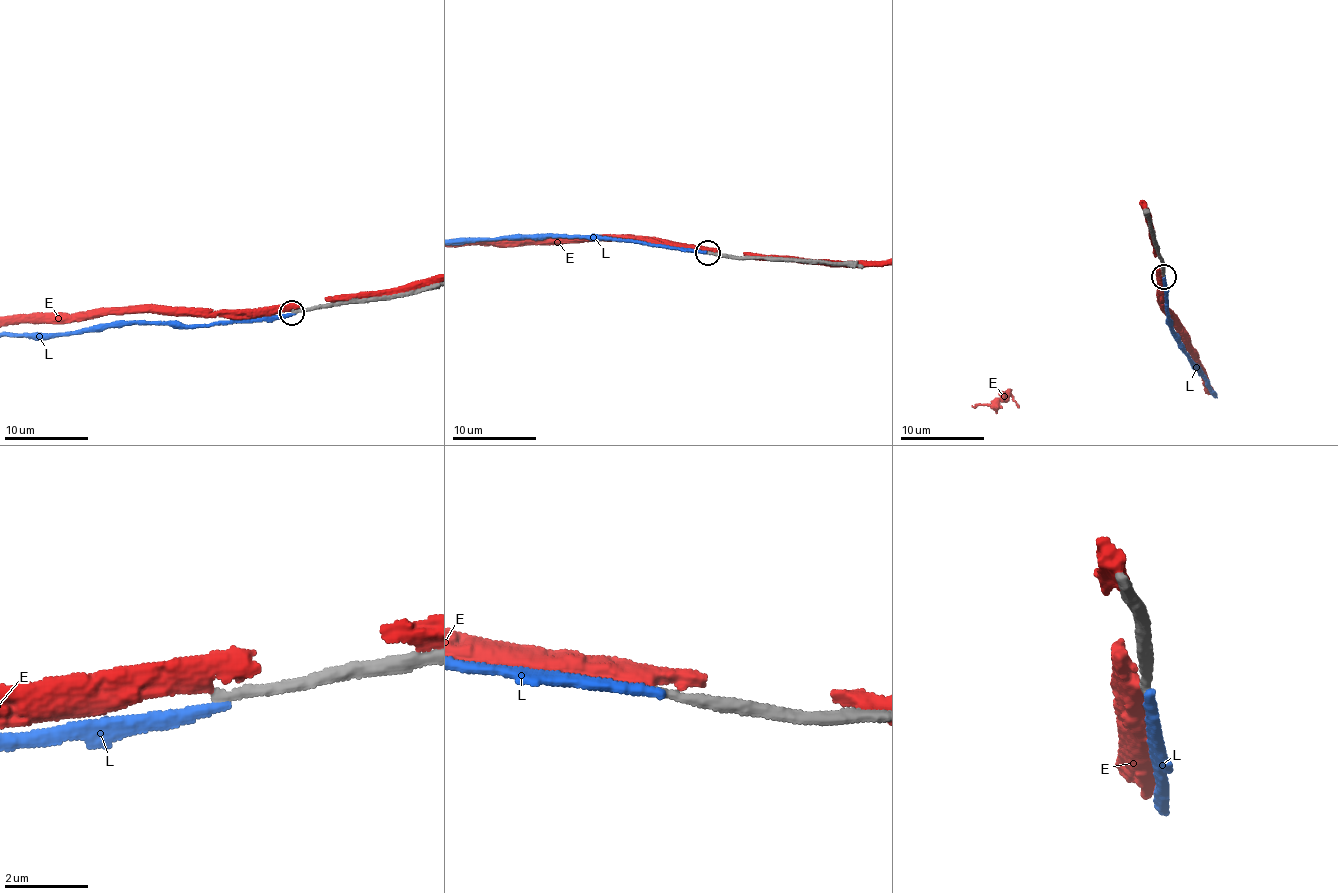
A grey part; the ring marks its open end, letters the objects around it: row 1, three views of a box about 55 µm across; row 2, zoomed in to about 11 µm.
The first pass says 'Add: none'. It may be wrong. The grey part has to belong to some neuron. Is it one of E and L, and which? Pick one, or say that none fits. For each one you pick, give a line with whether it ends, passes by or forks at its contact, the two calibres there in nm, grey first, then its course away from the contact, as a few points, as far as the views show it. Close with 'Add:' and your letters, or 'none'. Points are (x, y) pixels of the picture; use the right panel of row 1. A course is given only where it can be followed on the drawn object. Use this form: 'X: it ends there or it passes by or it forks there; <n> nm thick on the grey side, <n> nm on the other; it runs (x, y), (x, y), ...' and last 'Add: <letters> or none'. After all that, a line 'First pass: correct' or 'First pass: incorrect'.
Add: none
First pass: correct

